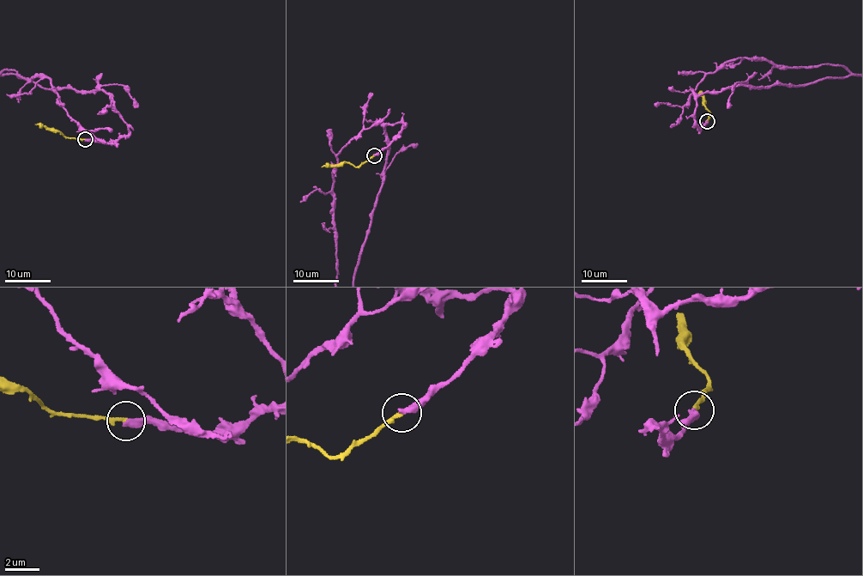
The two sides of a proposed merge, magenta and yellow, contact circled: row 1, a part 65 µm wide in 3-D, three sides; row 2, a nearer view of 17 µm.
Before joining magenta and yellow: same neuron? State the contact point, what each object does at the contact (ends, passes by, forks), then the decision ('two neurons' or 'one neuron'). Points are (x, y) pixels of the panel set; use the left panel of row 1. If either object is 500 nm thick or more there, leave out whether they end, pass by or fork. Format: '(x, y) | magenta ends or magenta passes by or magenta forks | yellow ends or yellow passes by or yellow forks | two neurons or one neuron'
(85, 139) | magenta ends | yellow ends | one neuron

